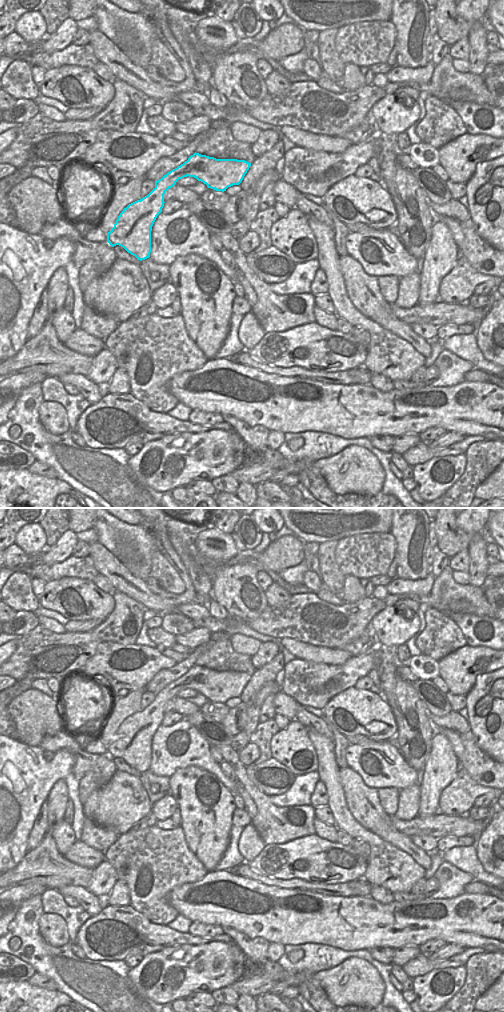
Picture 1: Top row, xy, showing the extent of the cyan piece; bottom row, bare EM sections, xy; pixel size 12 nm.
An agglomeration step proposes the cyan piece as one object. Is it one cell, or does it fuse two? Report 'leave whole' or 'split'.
leave whole

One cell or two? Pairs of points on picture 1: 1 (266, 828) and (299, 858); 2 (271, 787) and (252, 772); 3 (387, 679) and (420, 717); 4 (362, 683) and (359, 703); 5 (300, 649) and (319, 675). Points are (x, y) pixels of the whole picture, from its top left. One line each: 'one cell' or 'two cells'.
1: two cells
2: one cell
3: one cell
4: two cells
5: two cells

